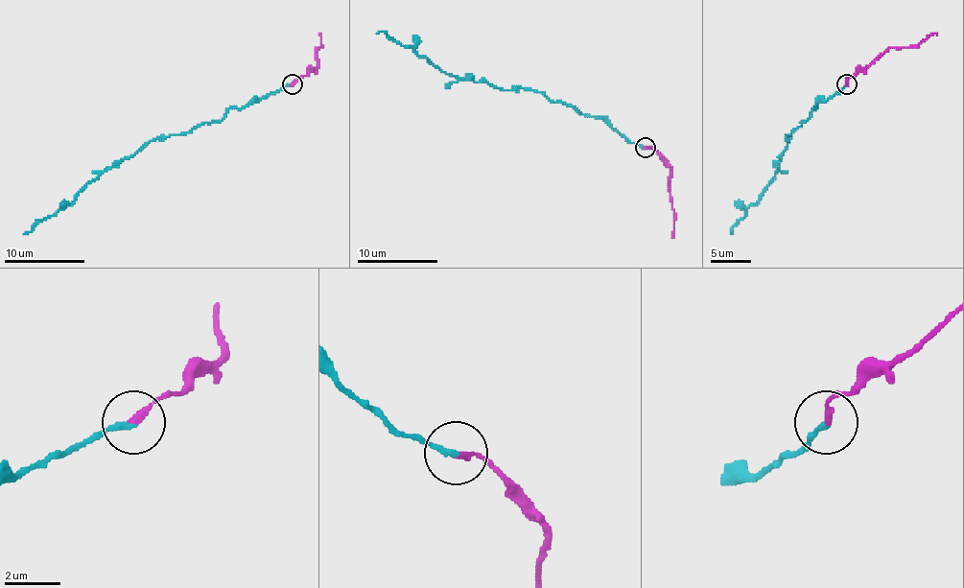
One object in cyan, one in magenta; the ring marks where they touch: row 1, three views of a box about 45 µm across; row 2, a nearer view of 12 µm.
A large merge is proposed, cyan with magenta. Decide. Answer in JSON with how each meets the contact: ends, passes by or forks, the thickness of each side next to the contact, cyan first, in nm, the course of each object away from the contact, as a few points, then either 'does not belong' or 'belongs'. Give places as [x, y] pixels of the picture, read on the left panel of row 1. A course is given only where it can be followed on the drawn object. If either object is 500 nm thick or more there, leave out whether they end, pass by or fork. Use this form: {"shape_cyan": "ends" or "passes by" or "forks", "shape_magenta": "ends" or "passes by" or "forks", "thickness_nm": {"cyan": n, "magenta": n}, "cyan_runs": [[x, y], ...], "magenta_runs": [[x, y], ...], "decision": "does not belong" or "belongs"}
{"shape_cyan": "ends", "shape_magenta": "ends", "thickness_nm": {"cyan": 190, "magenta": 280}, "cyan_runs": [[291, 83], [230, 108], [220, 120], [145, 142], [132, 154], [105, 169], [70, 203], [23, 233]], "magenta_runs": [[293, 83], [317, 65], [321, 33], [318, 35]], "decision": "does not belong"}

